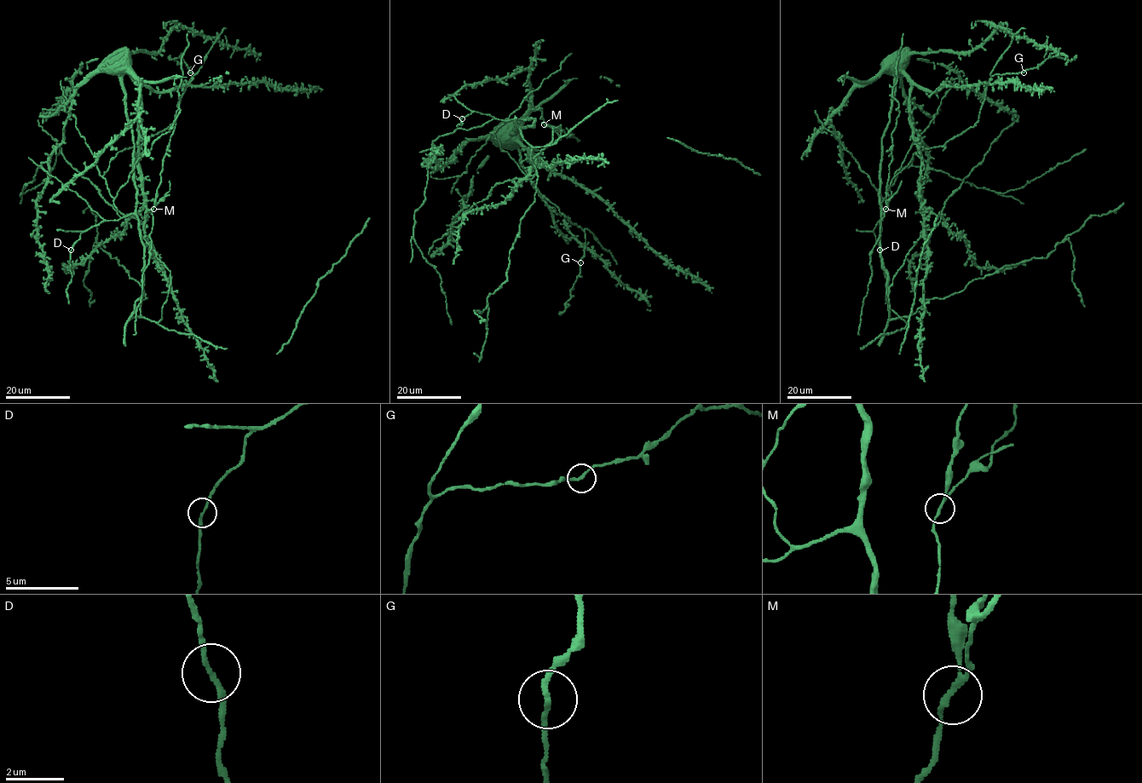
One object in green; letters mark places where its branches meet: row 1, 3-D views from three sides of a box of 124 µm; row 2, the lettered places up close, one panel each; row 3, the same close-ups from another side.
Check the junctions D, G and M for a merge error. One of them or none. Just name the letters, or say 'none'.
M

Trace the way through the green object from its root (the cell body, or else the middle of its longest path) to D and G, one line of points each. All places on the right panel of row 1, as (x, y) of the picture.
D: (882, 140), (879, 189), (882, 221), (873, 230), (879, 250)
G: (882, 140), (881, 217), (880, 205), (891, 181), (913, 155), (943, 146), (972, 127), (992, 76), (1023, 72)

